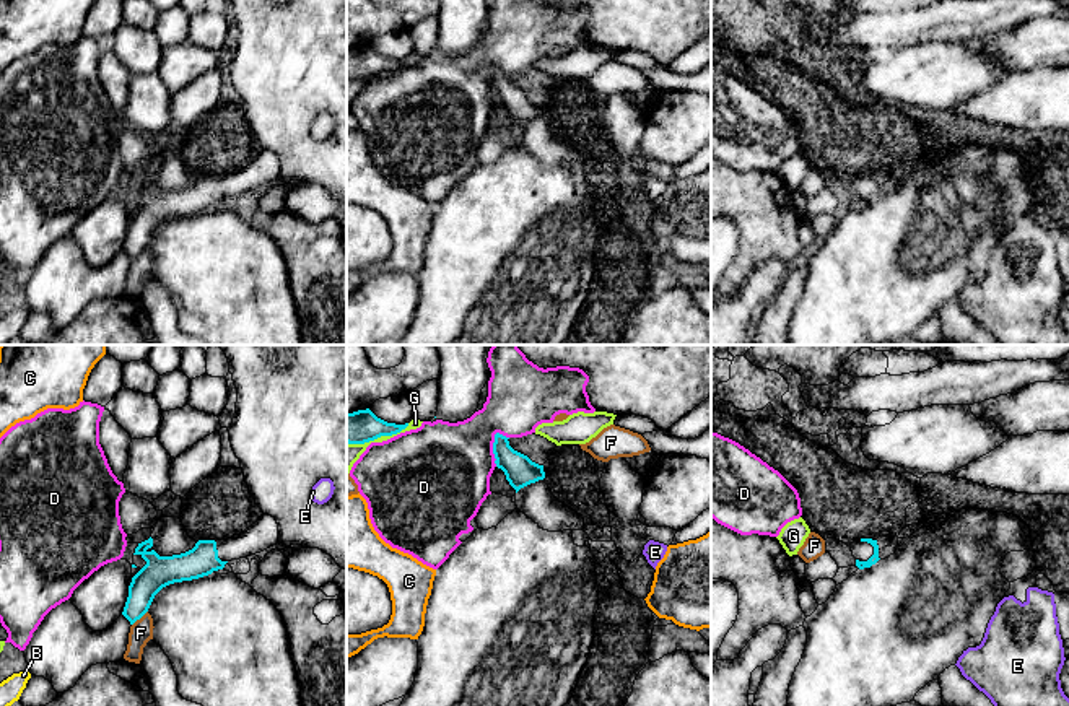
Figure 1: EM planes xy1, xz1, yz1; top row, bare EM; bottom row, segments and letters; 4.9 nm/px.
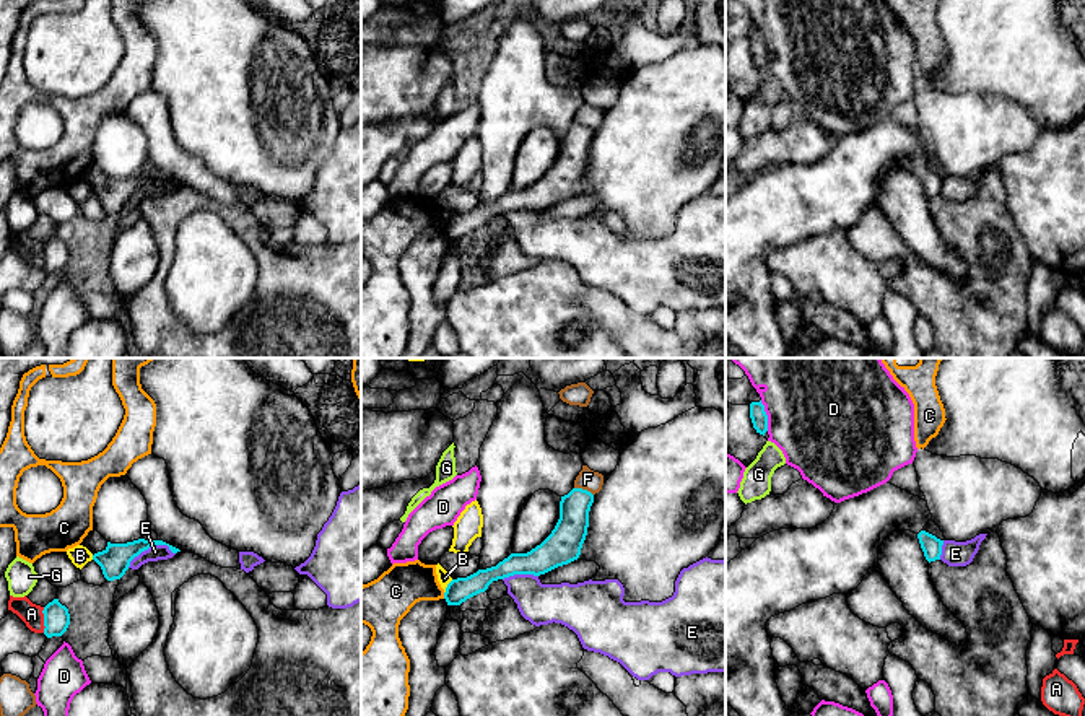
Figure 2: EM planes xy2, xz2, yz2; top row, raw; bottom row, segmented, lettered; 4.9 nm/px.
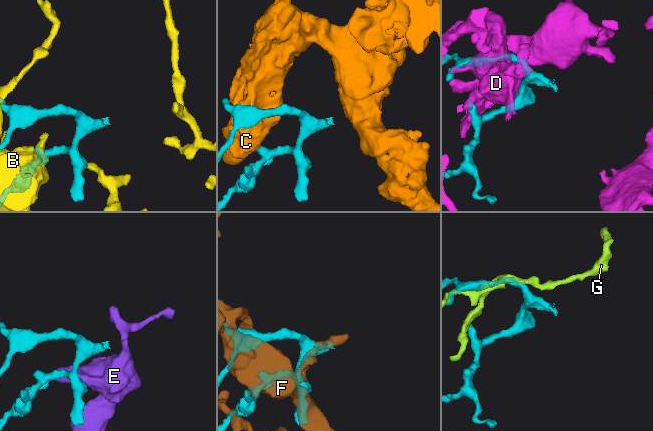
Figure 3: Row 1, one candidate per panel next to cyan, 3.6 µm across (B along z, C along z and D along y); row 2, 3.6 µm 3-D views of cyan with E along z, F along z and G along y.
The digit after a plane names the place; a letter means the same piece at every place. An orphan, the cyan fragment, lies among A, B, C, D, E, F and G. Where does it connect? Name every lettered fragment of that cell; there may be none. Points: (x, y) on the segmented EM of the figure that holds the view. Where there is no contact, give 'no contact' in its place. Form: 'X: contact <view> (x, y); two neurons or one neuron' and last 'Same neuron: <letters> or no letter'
A: contact xy2 (44, 620); two neurons
B: contact xz2 (448, 586); two neurons
C: contact xz2 (444, 596); two neurons
D: contact xz1 (493, 449); two neurons
E: contact xy2 (150, 545); two neurons
F: contact xz2 (584, 490); two neurons
G: contact xz1 (378, 436); two neurons
Same neuron: no letter

